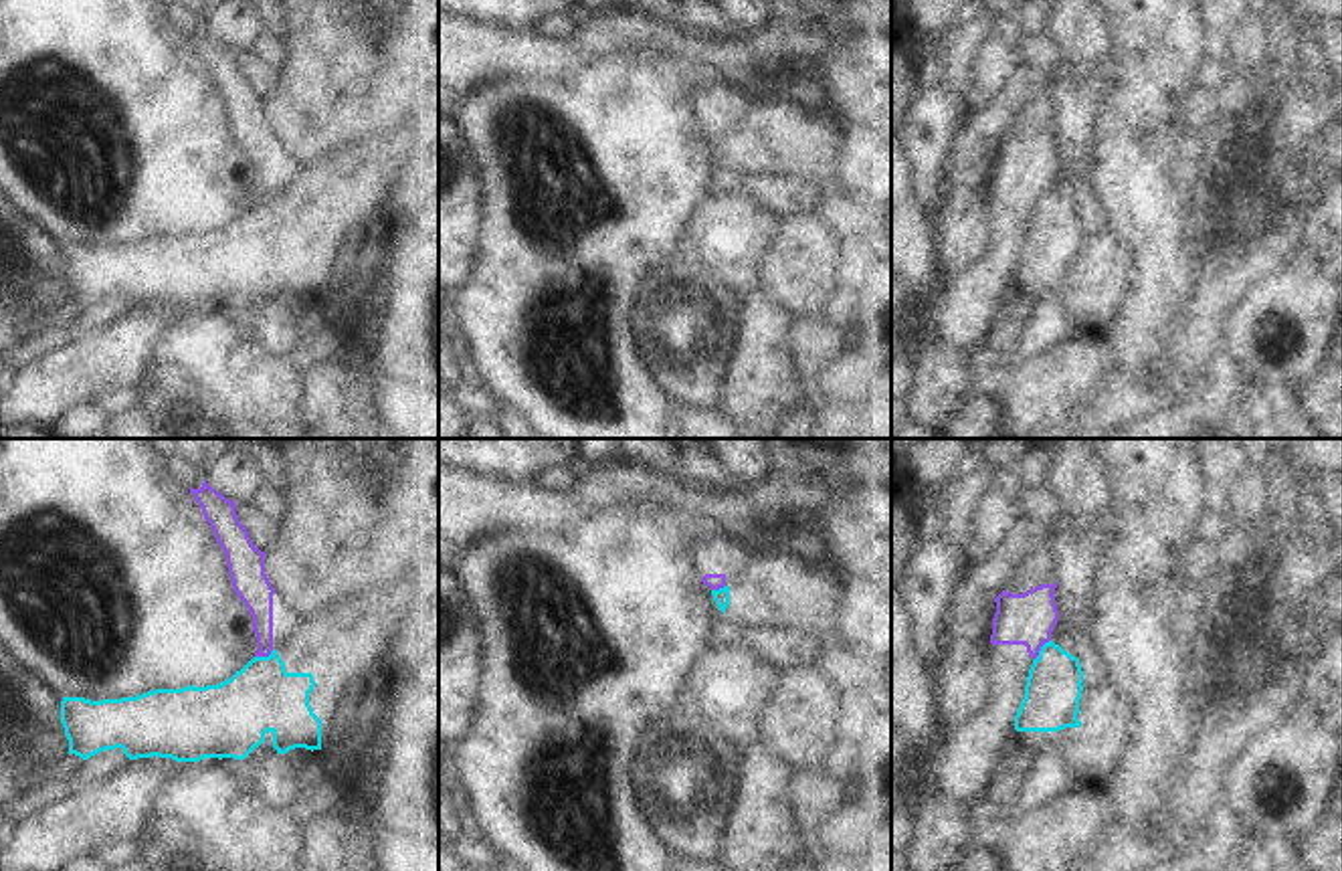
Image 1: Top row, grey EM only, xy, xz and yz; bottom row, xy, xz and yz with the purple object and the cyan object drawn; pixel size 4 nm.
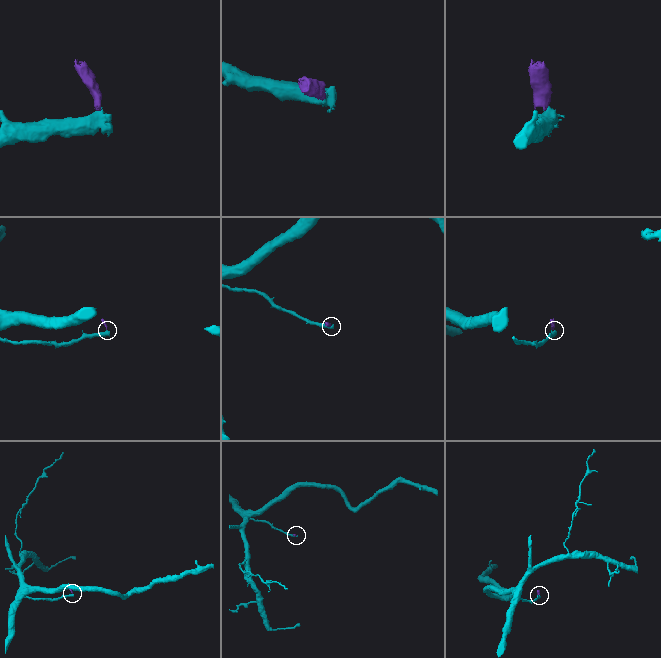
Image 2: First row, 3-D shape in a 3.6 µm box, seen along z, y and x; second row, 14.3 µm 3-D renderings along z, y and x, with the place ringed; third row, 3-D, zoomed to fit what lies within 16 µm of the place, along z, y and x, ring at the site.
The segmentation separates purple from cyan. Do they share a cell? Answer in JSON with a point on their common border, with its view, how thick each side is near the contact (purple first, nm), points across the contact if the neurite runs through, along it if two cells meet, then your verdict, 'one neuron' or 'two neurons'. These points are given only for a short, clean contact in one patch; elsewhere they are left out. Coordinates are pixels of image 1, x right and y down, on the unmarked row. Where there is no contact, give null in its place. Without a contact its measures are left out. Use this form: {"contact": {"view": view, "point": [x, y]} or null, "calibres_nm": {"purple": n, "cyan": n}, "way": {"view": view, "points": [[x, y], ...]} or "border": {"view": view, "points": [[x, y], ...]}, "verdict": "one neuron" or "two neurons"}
{"contact": {"view": "yz", "point": [1039, 197]}, "calibres_nm": {"purple": 220, "cyan": 220}, "verdict": "two neurons"}

